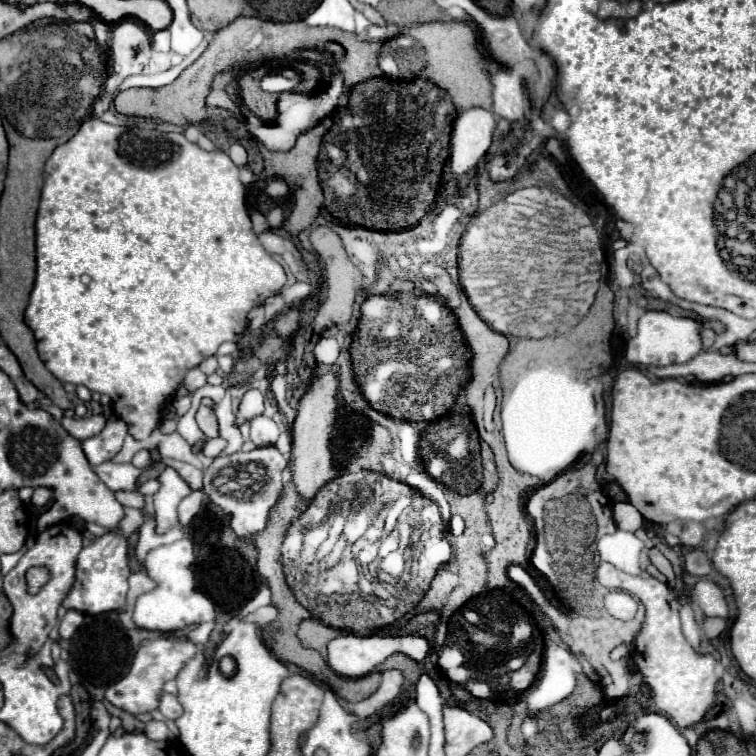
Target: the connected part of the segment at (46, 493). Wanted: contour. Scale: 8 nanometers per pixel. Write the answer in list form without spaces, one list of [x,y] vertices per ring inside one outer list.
[[[38,487],[34,489],[34,495],[32,495],[32,505],[38,505],[38,507],[44,507],[52,497],[52,491],[50,489],[44,489],[44,487]]]

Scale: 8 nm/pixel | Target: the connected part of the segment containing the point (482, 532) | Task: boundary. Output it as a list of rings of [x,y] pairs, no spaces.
[[[476,491],[476,493],[466,495],[466,497],[456,495],[456,493],[446,493],[446,497],[448,497],[448,503],[452,507],[452,513],[458,513],[464,519],[464,523],[466,523],[464,533],[460,537],[454,537],[452,539],[454,567],[456,567],[456,573],[460,575],[460,587],[448,597],[448,603],[442,609],[444,615],[452,615],[468,599],[472,599],[472,597],[476,597],[476,595],[480,595],[480,593],[486,591],[486,563],[484,563],[484,553],[494,547],[494,537],[492,537],[492,527],[490,527],[488,515],[484,511],[484,497],[486,497],[484,491]]]

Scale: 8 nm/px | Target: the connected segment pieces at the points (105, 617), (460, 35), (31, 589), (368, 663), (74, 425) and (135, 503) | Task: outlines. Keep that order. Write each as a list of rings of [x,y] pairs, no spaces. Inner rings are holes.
[[[114,613],[86,615],[82,627],[80,627],[80,629],[74,633],[74,637],[72,637],[72,641],[74,641],[76,647],[68,647],[72,661],[76,661],[76,663],[72,663],[72,669],[78,673],[78,677],[82,677],[80,683],[86,687],[86,691],[90,693],[92,699],[104,703],[104,707],[108,709],[110,715],[116,715],[116,717],[122,719],[122,727],[124,727],[124,731],[128,731],[128,733],[132,733],[132,731],[142,731],[142,729],[144,729],[144,723],[140,723],[134,715],[130,715],[130,713],[126,713],[126,711],[110,705],[110,703],[106,701],[104,693],[106,693],[106,689],[108,689],[114,681],[120,681],[120,679],[130,671],[134,653],[138,651],[142,639],[148,639],[148,637],[152,637],[152,635],[154,635],[154,633],[144,631],[144,629],[132,629],[130,635],[126,635],[122,623],[118,621],[118,617],[116,617]]]
[[[458,21],[422,23],[418,25],[418,41],[424,45],[426,57],[428,57],[426,77],[450,93],[458,113],[472,107],[492,109],[492,89],[488,79],[488,67],[476,49],[476,37],[474,37],[474,49],[472,49],[472,29],[466,23],[458,23]]]
[[[30,567],[26,571],[26,585],[28,585],[28,593],[38,593],[42,587],[44,587],[44,581],[42,581],[42,575],[50,575],[46,567]]]
[[[340,635],[328,643],[328,665],[344,677],[364,677],[366,673],[372,673],[376,665],[380,665],[388,655],[392,653],[404,653],[416,663],[424,663],[426,655],[430,651],[430,645],[420,635]]]
[[[98,413],[98,415],[92,415],[92,417],[82,417],[82,419],[78,419],[78,417],[74,417],[74,419],[62,417],[60,423],[62,423],[62,427],[64,427],[70,435],[74,435],[78,441],[84,441],[84,439],[88,439],[88,437],[98,435],[98,433],[104,429],[106,417],[104,417],[104,413]]]
[[[116,491],[116,501],[126,505],[126,507],[136,507],[136,509],[142,509],[144,507],[144,497],[140,493],[134,493],[134,491]]]

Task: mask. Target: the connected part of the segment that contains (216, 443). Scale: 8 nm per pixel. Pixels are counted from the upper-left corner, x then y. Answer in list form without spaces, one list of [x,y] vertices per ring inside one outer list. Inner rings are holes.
[[[214,438],[213,440],[208,440],[203,447],[203,454],[207,457],[216,458],[220,456],[225,447],[227,446],[227,442],[222,438]]]

